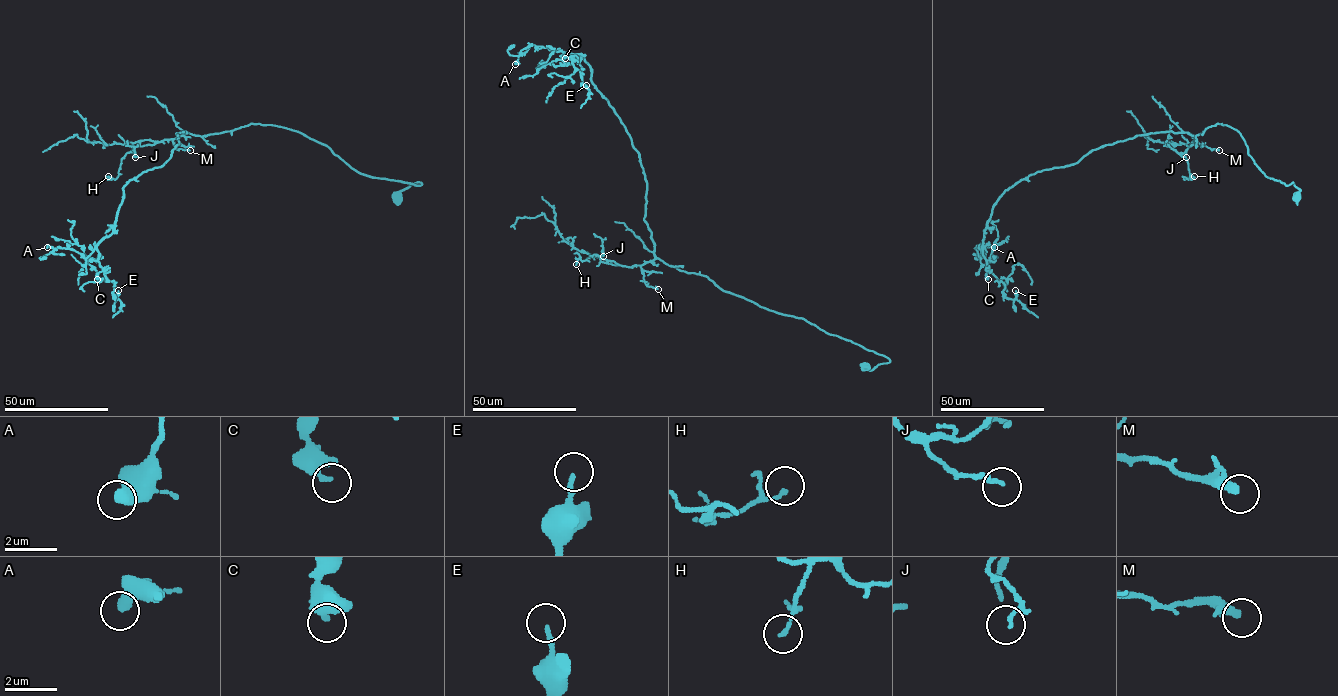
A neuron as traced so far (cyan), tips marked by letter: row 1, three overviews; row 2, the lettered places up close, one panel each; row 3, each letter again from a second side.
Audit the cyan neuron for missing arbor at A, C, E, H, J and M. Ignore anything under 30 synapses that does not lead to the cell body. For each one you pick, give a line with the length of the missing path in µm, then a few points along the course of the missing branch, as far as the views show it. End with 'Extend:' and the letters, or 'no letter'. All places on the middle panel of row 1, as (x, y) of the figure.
Extend: no letter

